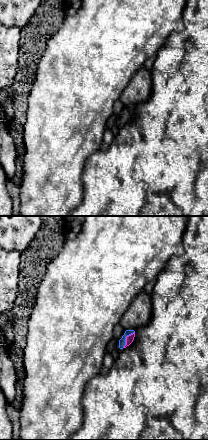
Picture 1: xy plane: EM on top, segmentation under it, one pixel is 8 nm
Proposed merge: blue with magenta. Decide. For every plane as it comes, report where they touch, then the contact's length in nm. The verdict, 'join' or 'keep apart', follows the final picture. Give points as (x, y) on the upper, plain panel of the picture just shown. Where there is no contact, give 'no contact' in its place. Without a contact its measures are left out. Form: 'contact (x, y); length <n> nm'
contact (125, 114); length 160 nm

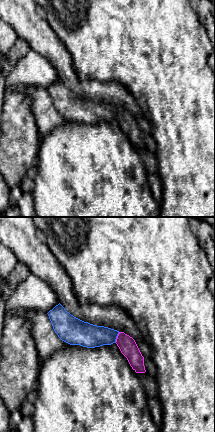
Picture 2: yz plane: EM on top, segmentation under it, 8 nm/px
contact (116, 113); length 100 nm

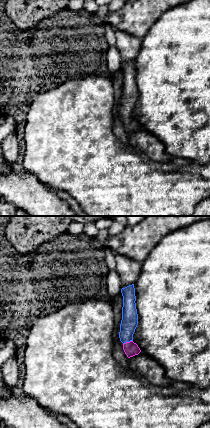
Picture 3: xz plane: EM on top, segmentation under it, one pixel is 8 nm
contact (127, 117); length 90 nm

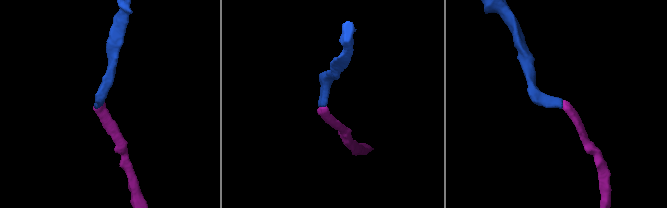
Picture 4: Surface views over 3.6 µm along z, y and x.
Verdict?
join

